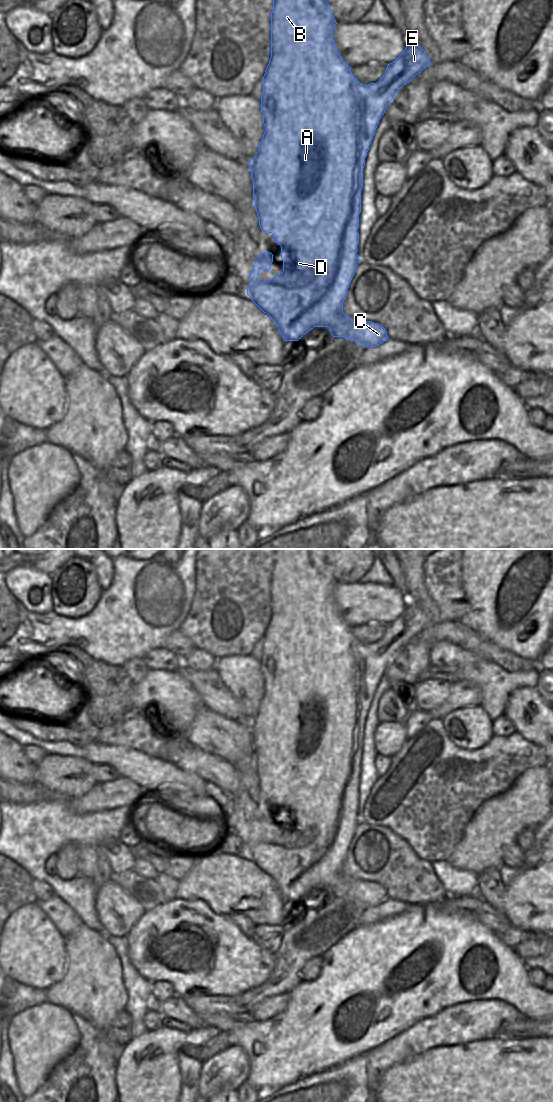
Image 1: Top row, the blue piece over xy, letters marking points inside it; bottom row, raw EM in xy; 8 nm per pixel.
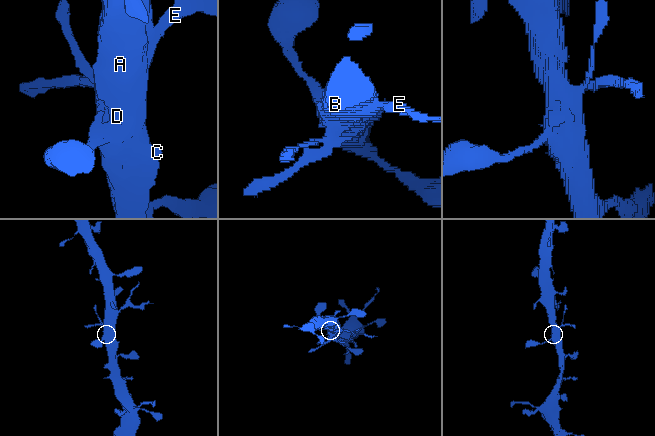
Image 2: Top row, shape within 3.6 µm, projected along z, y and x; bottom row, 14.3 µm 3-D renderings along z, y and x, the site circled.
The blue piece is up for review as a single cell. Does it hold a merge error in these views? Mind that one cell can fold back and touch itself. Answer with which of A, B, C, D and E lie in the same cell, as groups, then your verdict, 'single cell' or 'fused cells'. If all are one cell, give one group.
A B C D / E | fused cells

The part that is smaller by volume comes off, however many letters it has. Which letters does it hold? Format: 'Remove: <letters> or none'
Remove: E

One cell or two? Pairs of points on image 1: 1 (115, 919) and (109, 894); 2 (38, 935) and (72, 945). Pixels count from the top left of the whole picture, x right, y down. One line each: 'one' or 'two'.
1: one
2: two

